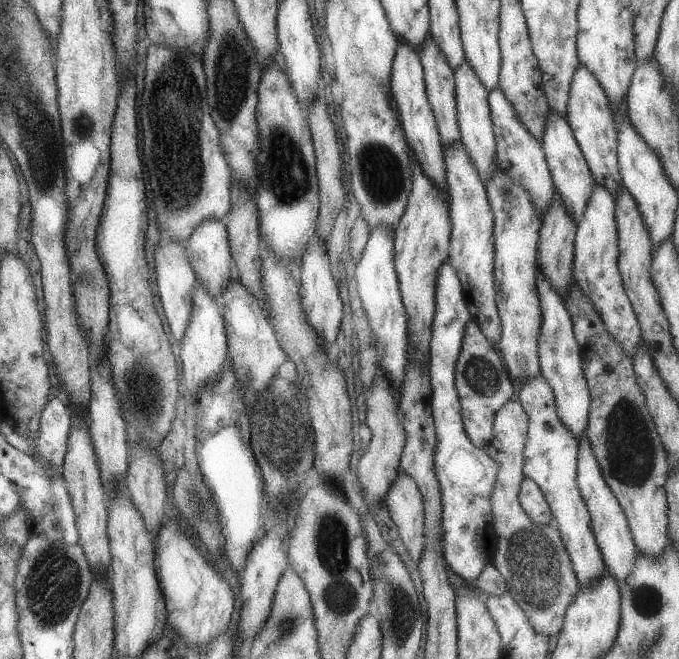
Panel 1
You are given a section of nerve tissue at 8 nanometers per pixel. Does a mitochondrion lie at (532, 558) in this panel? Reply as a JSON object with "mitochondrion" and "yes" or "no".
{"mitochondrion":"yes"}

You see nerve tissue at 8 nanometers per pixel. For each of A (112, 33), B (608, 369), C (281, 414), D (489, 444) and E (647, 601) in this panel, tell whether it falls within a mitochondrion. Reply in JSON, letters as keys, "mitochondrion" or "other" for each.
{"A":"other","B":"other","C":"mitochondrion","D":"other","E":"mitochondrion"}

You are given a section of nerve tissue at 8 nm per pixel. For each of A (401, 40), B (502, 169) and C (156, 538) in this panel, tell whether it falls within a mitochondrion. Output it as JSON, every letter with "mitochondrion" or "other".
{"A":"other","B":"other","C":"other"}

